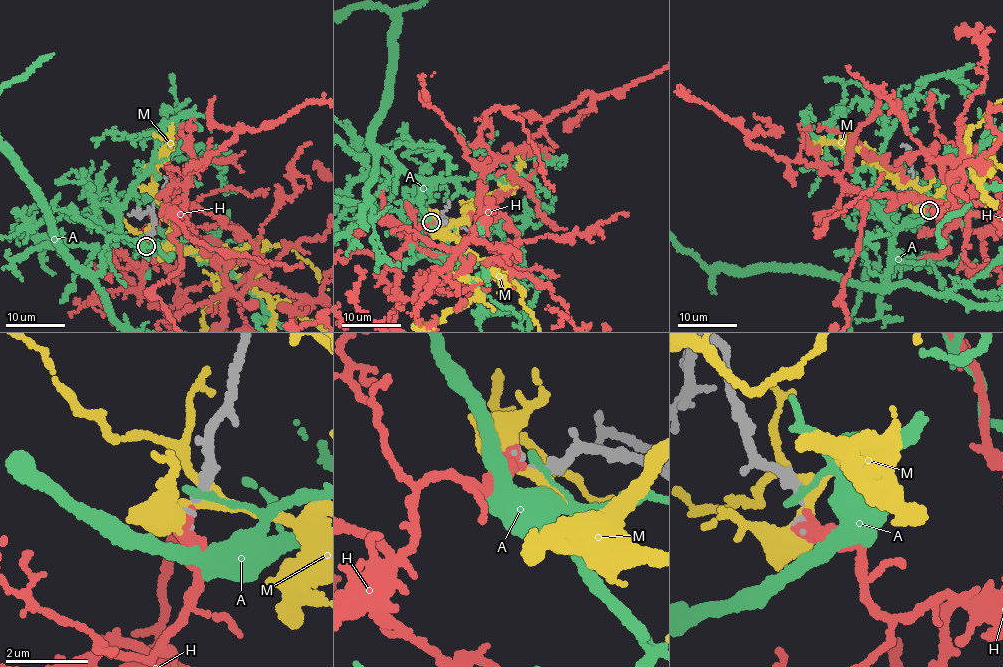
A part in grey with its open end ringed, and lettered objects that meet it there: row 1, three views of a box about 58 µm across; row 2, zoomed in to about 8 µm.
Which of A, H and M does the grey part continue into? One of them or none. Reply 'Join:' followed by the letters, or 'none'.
Join: H

